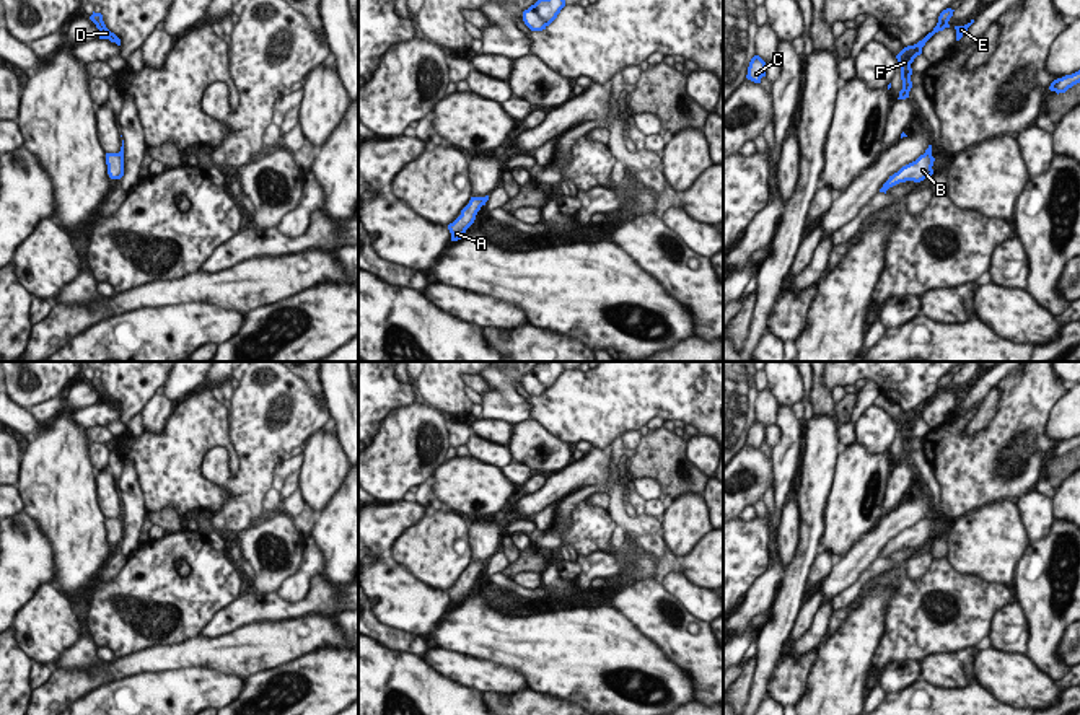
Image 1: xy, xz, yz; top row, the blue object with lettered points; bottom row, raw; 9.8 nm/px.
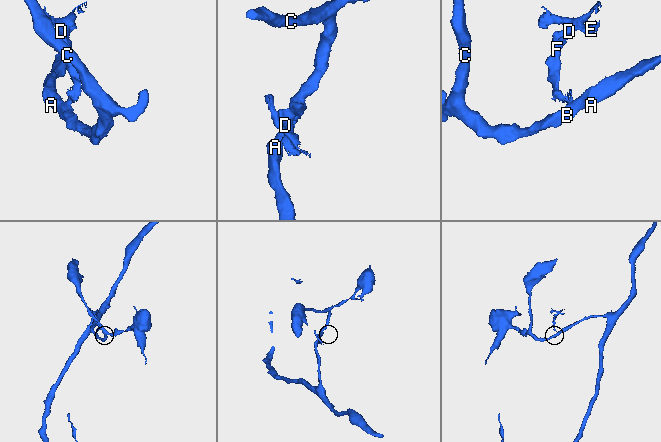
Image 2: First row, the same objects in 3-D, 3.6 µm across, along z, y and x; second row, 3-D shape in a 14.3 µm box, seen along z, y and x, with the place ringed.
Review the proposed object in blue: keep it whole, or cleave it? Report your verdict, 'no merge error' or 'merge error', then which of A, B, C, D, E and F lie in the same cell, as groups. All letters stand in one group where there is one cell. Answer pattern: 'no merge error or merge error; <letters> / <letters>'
merge error; A B C / D E F

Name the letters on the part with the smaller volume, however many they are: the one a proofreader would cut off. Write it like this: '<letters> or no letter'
D, E, F

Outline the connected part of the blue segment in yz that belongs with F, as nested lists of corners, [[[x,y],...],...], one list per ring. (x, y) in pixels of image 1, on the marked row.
[[[946,8],[940,13],[938,16],[938,23],[937,26],[933,28],[932,33],[929,33],[922,41],[919,41],[917,44],[914,46],[907,46],[904,47],[898,55],[898,65],[901,67],[901,80],[902,80],[902,90],[899,91],[899,98],[898,99],[906,99],[909,98],[909,91],[912,88],[912,81],[911,81],[911,75],[912,75],[912,68],[911,68],[911,64],[914,62],[914,59],[917,55],[922,54],[922,47],[925,46],[925,42],[938,31],[943,31],[945,28],[950,28],[948,21],[950,18],[953,16],[953,11],[951,8]]]

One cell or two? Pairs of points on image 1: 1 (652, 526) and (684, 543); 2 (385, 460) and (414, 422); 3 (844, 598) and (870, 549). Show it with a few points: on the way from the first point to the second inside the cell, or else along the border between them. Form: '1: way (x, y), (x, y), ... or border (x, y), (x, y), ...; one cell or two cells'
1: border (660, 520), (663, 530); two cells
2: way (395, 450), (412, 432); one cell
3: border (878, 556), (831, 603); two cells

